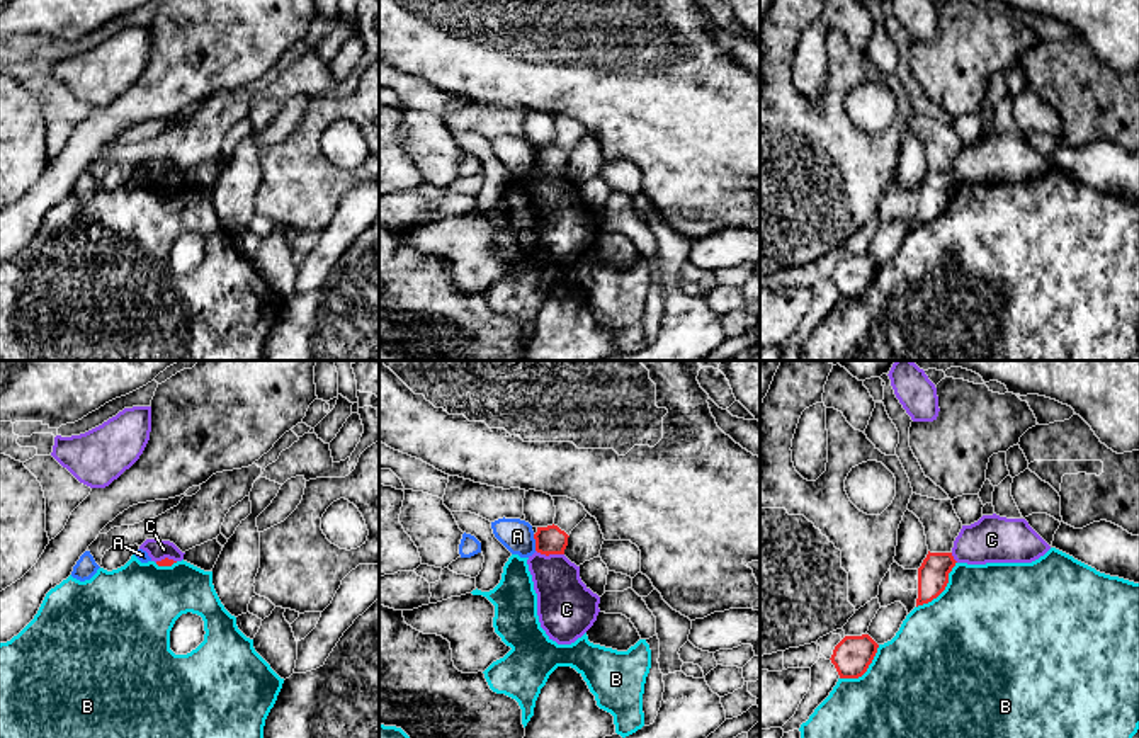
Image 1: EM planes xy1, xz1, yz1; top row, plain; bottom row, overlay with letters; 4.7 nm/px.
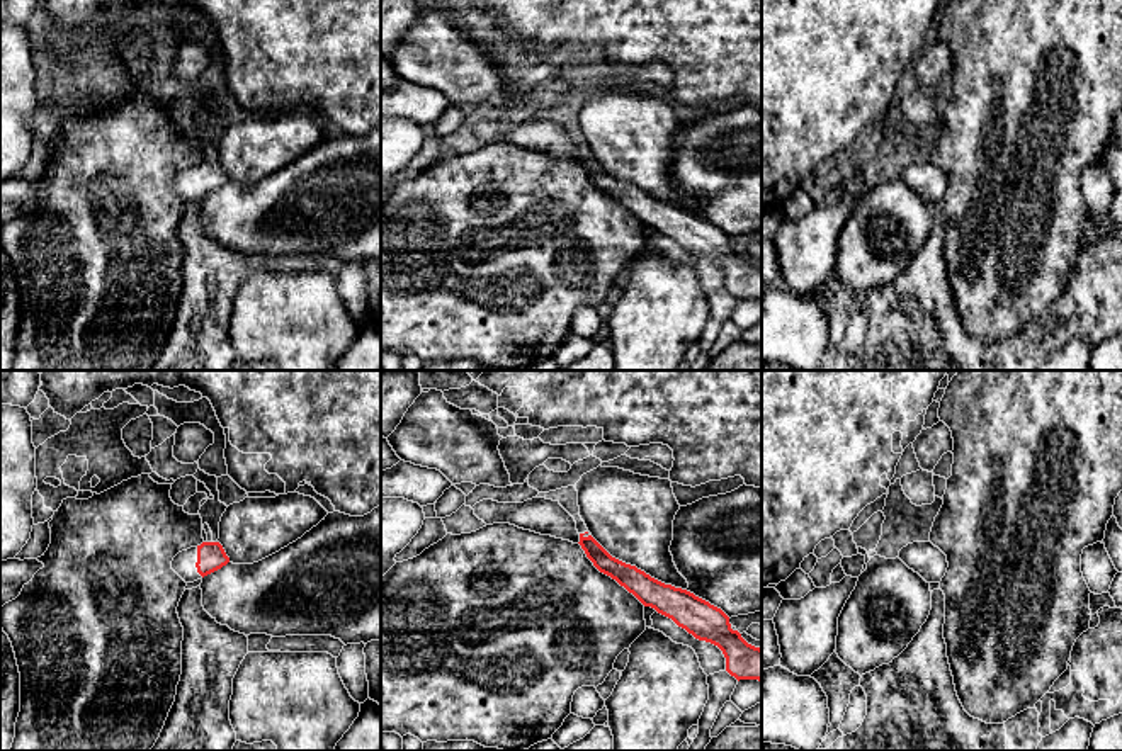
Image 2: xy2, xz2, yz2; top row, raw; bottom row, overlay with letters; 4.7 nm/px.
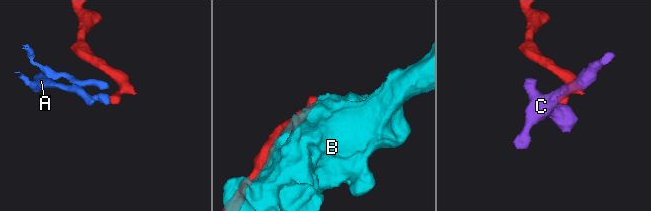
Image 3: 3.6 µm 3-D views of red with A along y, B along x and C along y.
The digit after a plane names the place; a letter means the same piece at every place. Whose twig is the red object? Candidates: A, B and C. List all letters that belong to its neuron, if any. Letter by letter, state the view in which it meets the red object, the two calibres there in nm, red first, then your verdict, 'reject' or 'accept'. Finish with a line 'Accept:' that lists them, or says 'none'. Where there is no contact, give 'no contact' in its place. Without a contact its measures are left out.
A: xz1 | 140/160 nm | reject
B: yz1 | 140/500 nm | reject
C: xz1 | 140/260 nm | reject
Accept: none

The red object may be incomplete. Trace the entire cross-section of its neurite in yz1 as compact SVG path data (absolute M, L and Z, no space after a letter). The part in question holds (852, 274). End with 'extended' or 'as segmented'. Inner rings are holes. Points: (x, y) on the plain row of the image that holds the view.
M845 255L833 269L831 282L840 298L858 298L872 282L879 264L869 255Z; as segmented

